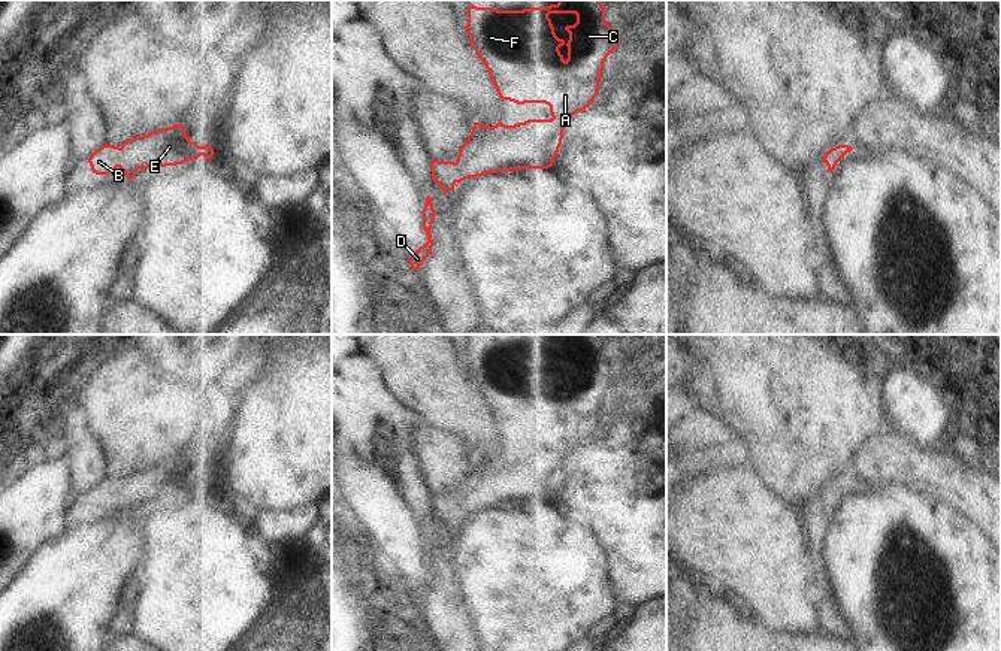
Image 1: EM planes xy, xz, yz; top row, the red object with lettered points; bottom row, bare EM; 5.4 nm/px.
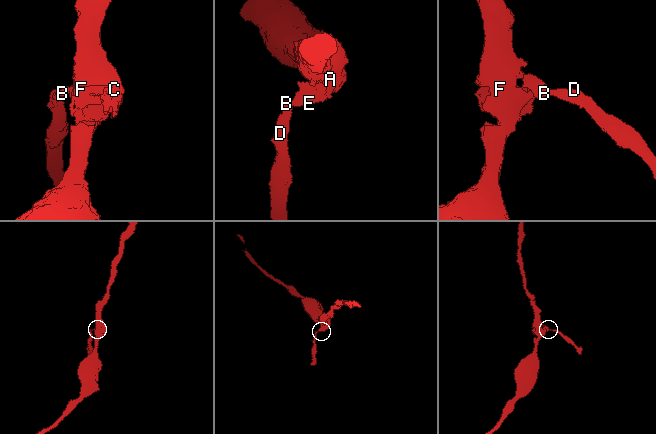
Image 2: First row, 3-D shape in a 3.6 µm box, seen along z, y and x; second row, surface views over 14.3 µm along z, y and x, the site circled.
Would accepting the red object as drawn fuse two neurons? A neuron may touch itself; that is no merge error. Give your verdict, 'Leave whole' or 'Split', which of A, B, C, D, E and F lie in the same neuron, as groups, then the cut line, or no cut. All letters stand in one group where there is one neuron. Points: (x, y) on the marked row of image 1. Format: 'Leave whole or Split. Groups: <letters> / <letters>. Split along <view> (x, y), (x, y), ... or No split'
Leave whole. Groups: A B C D E F. No split

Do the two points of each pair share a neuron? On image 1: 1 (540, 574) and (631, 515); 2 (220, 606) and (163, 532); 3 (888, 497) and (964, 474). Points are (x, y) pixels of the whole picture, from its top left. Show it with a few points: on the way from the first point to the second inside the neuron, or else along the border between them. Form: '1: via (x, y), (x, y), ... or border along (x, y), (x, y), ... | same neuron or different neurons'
1: border along (571, 512), (589, 523), (613, 568) | different neurons
2: via (202, 589), (197, 568), (181, 550) | same neuron
3: border along (879, 481), (904, 481), (946, 502) | different neurons

